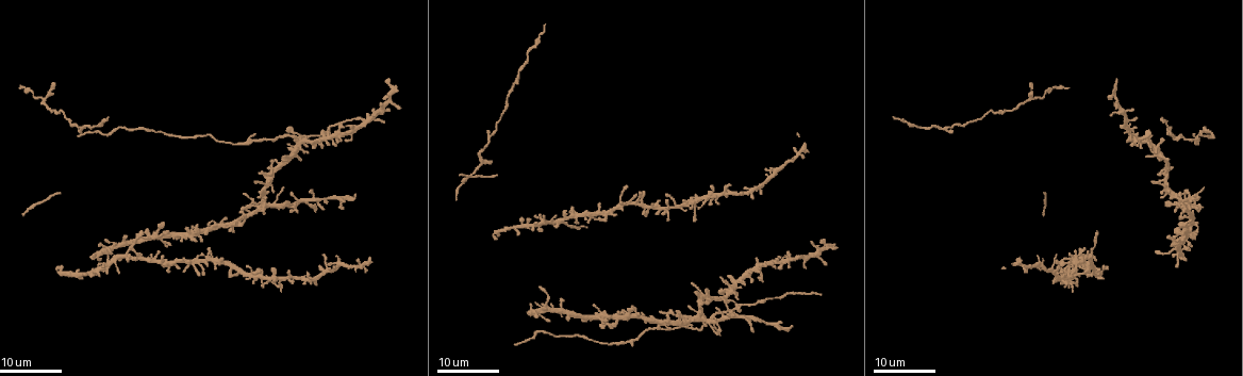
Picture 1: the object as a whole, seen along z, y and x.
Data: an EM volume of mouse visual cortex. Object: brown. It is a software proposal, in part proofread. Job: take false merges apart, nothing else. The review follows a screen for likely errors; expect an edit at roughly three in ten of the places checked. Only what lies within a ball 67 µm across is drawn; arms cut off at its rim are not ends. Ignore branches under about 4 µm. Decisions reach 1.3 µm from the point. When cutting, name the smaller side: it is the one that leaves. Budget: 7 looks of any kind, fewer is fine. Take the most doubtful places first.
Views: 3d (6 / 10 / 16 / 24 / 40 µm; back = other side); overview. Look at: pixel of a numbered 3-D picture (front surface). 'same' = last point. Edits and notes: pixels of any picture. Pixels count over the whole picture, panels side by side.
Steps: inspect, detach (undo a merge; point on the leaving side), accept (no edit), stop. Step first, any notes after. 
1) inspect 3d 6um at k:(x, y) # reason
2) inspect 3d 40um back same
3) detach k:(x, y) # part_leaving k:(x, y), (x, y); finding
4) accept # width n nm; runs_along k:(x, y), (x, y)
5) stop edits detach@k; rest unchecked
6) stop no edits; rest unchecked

inspect 3d 24um at 1:(561, 221) # four arms meet

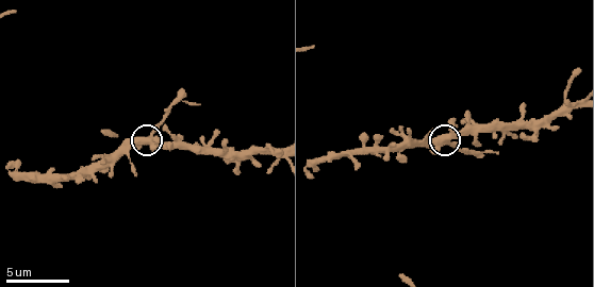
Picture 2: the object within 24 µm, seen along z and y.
inspect 3d 10um at 2:(447, 137)

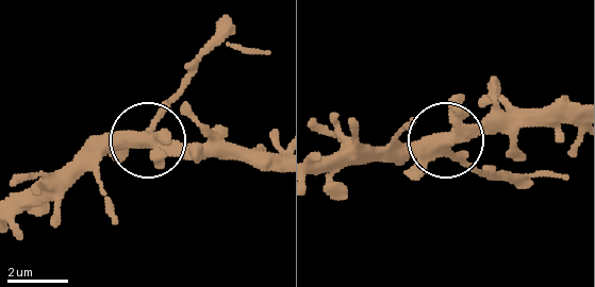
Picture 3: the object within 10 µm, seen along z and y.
inspect 3d 6um at 3:(447, 142) # zoom in

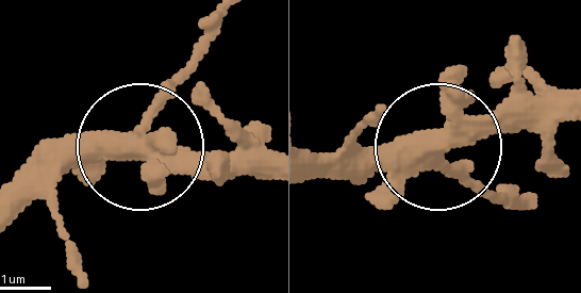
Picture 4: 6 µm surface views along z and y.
accept # arms 4; all the same neuron

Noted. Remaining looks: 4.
inspect 3d 16um at 1:(738, 304) # three-way junction

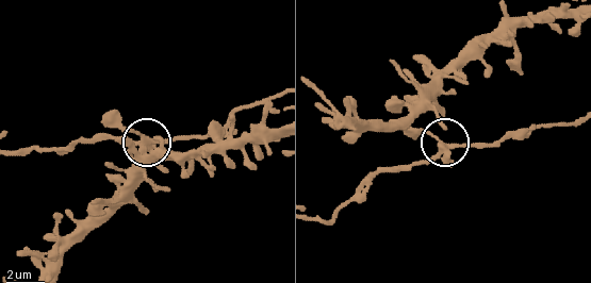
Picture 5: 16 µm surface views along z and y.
inspect 3d 10um at 5:(440, 152)

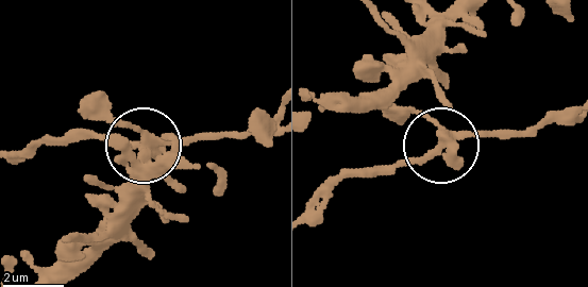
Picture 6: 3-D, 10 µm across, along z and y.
accept # continuous, no second neuron

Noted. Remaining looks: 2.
inspect 3d 10um at 2:(397, 147) # four-way junction

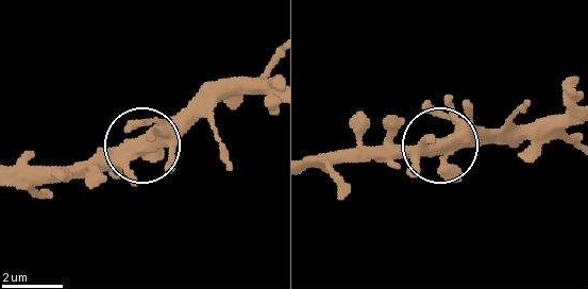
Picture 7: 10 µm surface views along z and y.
inspect 3d 6um at 7:(145, 148)

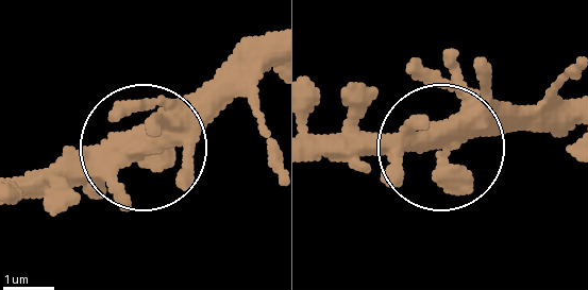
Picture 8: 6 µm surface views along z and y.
accept # all the same neuron

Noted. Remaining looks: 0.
stop no edits; rest unchecked

